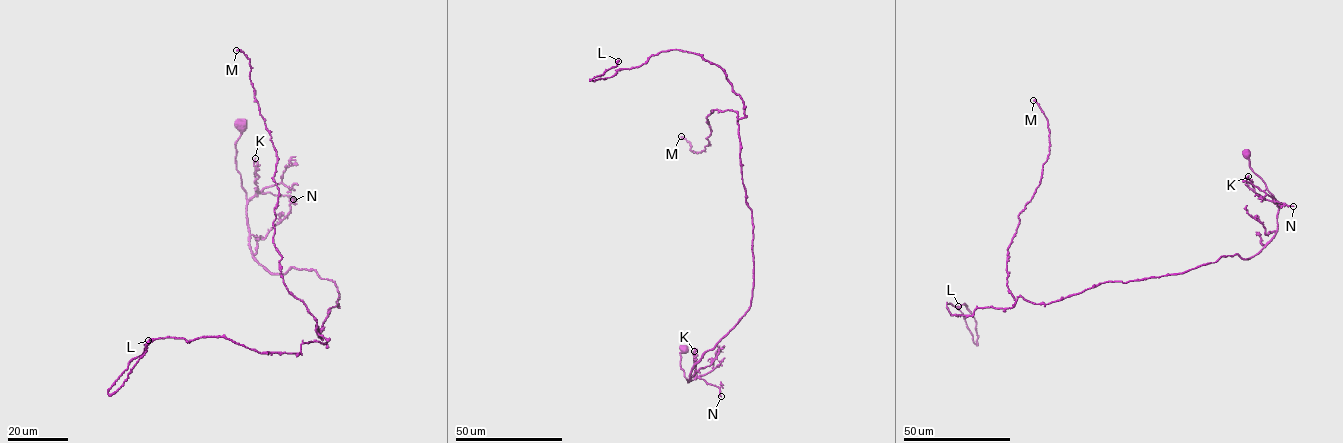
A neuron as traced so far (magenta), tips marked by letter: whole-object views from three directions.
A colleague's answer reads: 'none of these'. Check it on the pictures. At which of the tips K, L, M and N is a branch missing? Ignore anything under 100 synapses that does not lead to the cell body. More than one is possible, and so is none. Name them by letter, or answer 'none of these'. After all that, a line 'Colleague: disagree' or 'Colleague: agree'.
none of these
Colleague: agree

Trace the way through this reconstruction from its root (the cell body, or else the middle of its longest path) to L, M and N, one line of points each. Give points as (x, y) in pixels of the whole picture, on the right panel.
L: (1246, 153), (1279, 203), (1249, 258), (1047, 304), (947, 304), (966, 304), (977, 344), (958, 306)
M: (1246, 153), (1279, 203), (1277, 232), (1254, 256), (1047, 304), (1015, 300), (1007, 249), (1049, 153), (1033, 100)
N: (1246, 153), (1250, 168), (1264, 182), (1279, 206), (1274, 202), (1293, 206)

